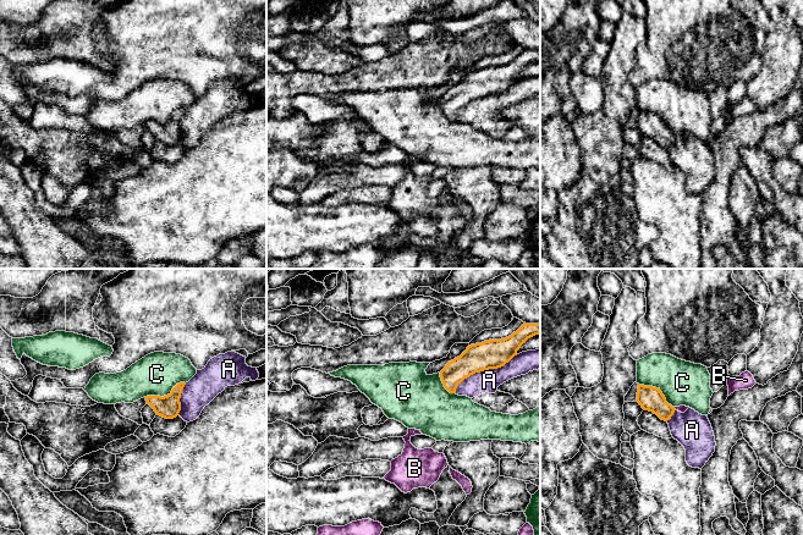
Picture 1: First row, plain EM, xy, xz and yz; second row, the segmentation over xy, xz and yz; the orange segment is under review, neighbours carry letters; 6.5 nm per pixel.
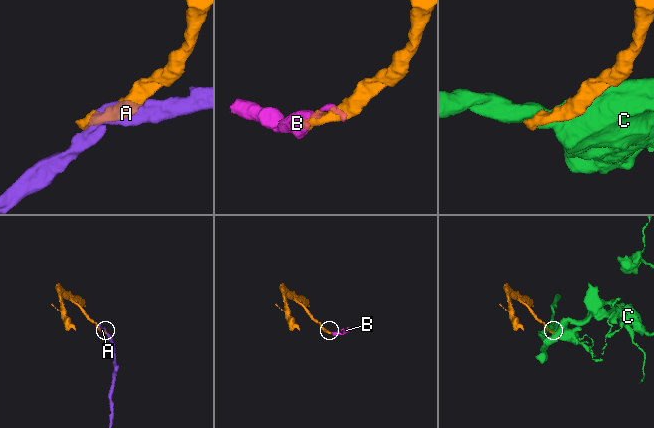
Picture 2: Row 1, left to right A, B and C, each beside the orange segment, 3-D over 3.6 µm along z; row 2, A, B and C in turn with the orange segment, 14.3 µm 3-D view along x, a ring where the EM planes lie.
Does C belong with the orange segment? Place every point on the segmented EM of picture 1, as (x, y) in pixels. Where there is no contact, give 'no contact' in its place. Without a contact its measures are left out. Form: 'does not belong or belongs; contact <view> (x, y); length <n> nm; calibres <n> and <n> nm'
does not belong; contact xy (165, 396); length 280 nm; calibres 150 and 280 nm

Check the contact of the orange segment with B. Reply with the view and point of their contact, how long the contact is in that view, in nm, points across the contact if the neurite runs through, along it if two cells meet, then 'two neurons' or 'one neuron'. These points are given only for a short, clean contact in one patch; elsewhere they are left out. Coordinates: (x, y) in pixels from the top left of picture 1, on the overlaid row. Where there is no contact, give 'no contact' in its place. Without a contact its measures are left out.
contact yz (674, 408); length 30 nm; way yz (650, 398), (661, 408), (674, 408), (682, 408); one neuron

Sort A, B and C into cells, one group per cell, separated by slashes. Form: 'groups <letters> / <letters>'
groups A / B / C

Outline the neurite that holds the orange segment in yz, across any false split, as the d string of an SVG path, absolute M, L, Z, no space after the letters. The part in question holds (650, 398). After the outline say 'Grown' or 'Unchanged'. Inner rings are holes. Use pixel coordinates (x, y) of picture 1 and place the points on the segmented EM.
M638 384L637 402L644 410L653 412L661 420L670 420L676 410L684 413L689 407L680 406L672 407L666 402L665 396L660 388L653 386L644 386Z. Grown

